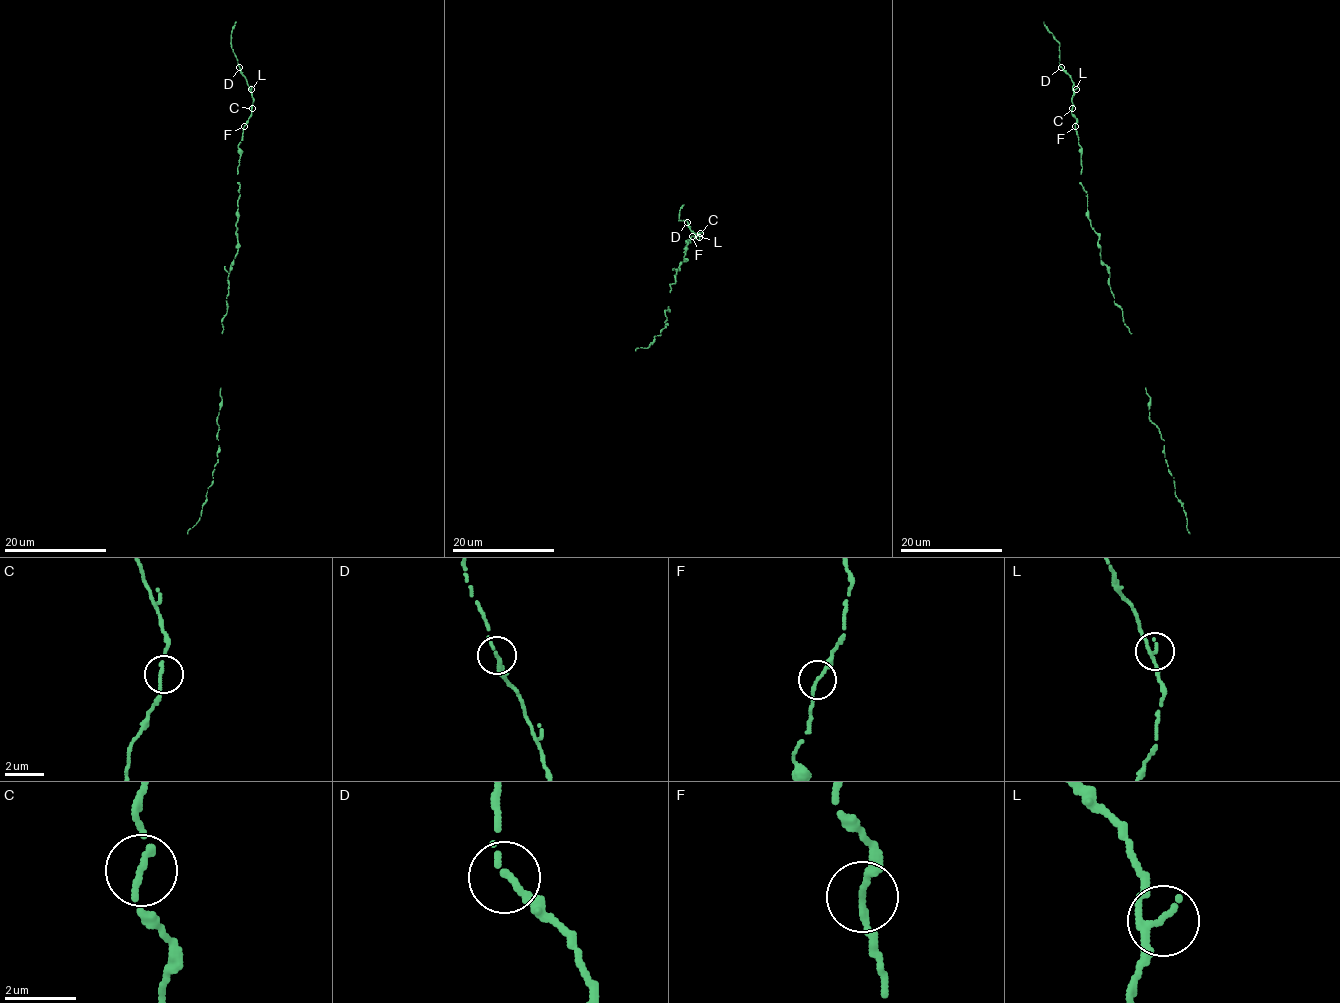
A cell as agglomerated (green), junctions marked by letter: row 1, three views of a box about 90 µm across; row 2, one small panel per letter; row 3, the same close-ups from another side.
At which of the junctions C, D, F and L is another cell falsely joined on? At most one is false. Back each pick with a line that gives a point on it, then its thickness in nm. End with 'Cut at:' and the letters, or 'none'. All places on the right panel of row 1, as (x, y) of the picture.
Cut at: none

